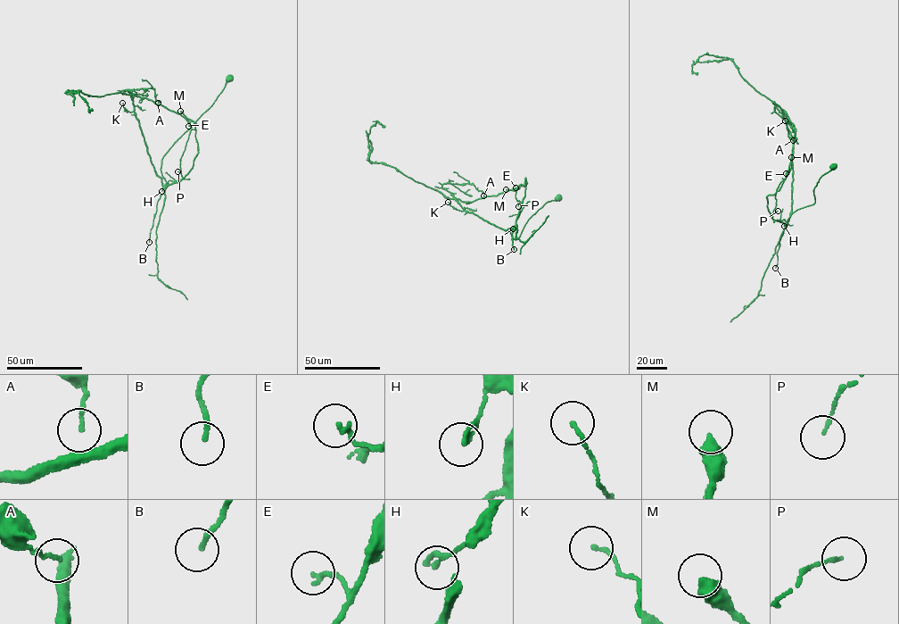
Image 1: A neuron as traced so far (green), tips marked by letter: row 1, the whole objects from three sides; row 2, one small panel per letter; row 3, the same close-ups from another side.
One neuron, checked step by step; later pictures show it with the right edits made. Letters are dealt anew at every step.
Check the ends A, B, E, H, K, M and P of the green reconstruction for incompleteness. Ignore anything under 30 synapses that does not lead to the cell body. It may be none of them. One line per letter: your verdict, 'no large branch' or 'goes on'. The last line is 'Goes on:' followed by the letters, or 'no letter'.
A: no large branch
B: no large branch
E: no large branch
H: no large branch
K: no large branch
M: no large branch
P: no large branch
Goes on: no letter

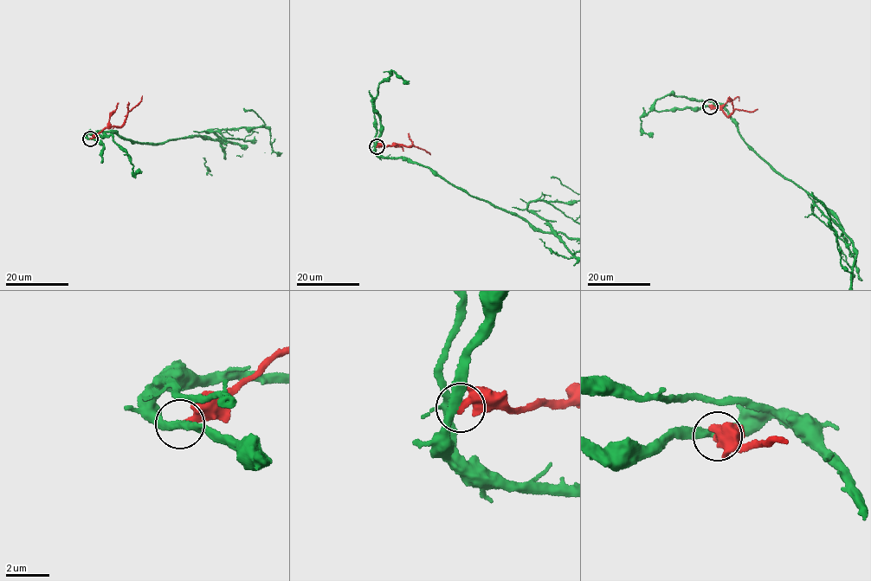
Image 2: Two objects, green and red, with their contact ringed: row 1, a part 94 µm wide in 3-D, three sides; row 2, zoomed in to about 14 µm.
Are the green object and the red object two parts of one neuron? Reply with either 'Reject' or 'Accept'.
Reject

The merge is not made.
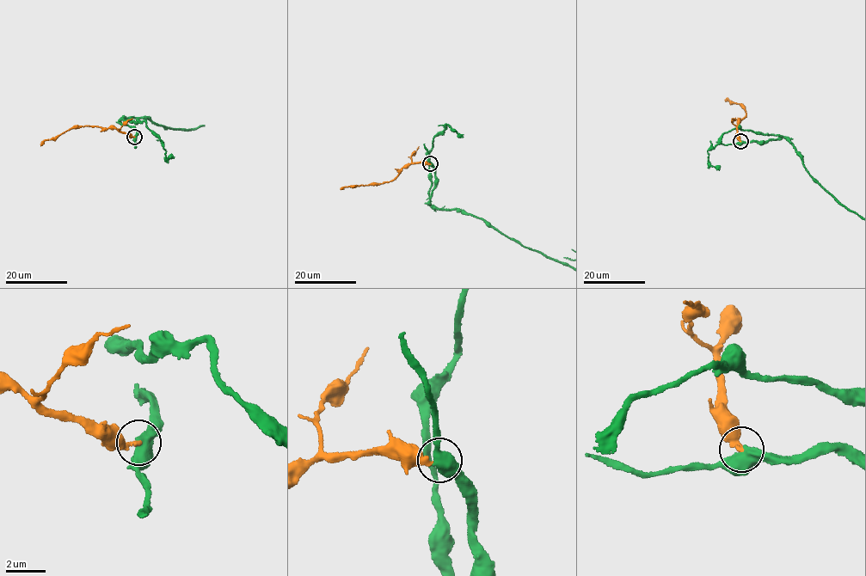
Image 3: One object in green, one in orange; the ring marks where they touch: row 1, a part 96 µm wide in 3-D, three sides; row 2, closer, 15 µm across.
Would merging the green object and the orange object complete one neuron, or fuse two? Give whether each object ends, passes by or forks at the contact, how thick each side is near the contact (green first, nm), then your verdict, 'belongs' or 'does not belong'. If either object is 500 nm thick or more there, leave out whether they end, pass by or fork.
calibres 650 and 240 nm; belongs

